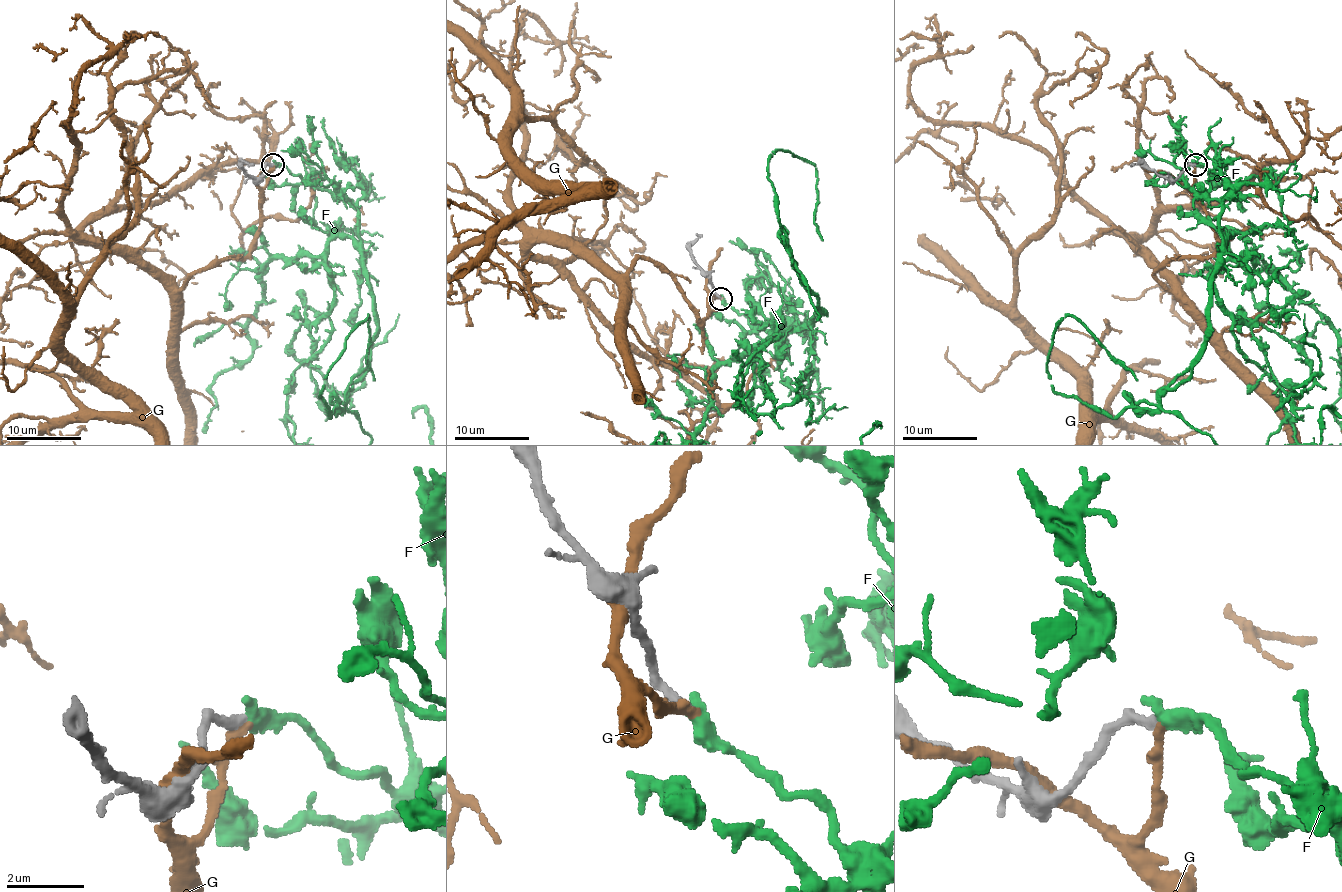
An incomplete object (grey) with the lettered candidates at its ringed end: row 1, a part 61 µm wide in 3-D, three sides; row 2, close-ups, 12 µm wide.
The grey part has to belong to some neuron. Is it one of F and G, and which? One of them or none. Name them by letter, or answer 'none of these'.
F

